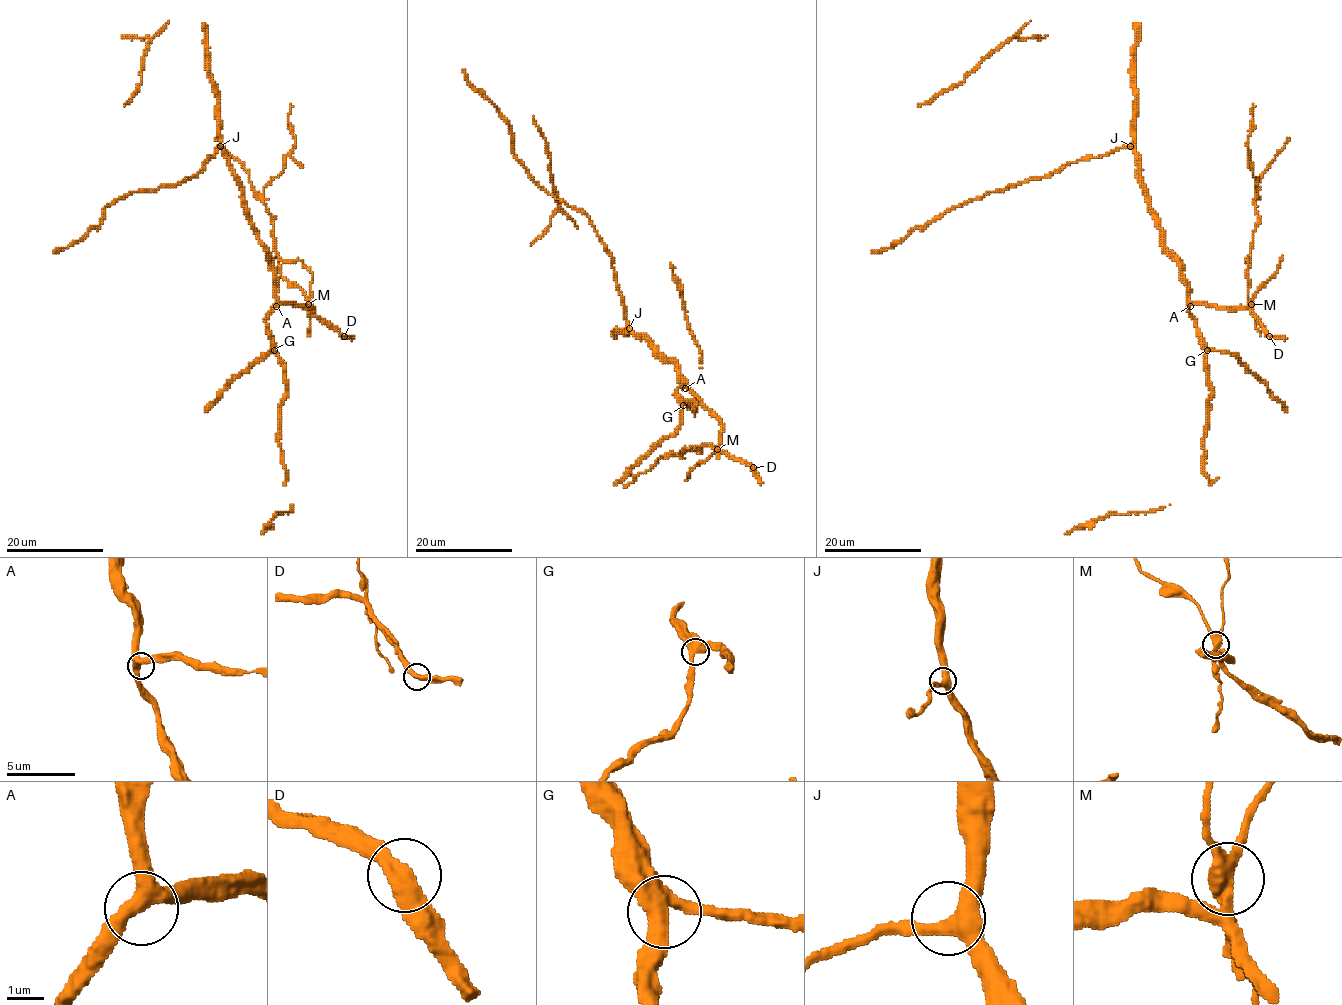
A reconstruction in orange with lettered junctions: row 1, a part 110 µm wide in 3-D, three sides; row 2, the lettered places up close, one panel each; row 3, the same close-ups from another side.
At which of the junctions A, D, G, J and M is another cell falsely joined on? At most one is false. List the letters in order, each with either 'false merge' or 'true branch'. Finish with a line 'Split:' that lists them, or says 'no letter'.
A: true branch
D: true branch
G: true branch
J: true branch
M: false merge
Split: M

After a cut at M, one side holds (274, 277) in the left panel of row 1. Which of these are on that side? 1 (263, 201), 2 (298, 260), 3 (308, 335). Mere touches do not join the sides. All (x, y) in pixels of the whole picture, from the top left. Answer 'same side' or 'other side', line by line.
1: other side
2: other side
3: other side

